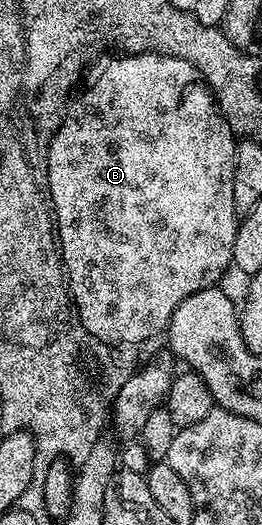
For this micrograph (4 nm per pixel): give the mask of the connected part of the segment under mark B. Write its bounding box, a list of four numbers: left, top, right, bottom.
[48,51,240,345]

